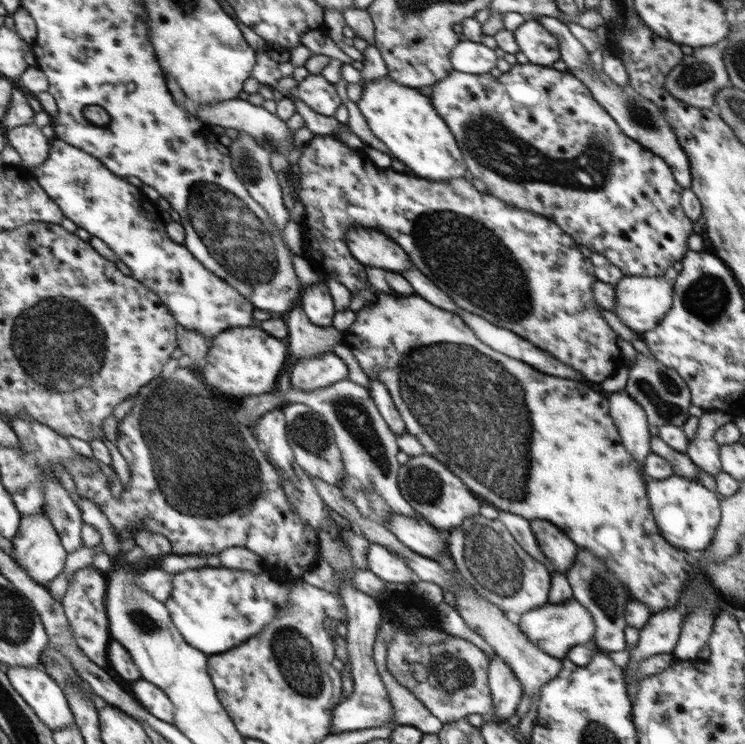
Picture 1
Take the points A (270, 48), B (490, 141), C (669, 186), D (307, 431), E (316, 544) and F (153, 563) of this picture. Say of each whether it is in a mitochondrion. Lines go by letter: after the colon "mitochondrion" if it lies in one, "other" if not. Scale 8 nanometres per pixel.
A: other
B: mitochondrion
C: other
D: mitochondrion
E: other
F: other

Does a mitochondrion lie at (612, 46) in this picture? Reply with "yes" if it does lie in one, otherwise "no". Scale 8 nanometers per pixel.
no

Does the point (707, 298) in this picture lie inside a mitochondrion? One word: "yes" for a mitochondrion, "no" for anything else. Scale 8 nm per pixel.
yes

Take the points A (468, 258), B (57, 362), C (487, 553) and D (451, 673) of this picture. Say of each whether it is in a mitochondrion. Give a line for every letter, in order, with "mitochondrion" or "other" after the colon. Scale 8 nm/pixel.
A: mitochondrion
B: mitochondrion
C: mitochondrion
D: mitochondrion

